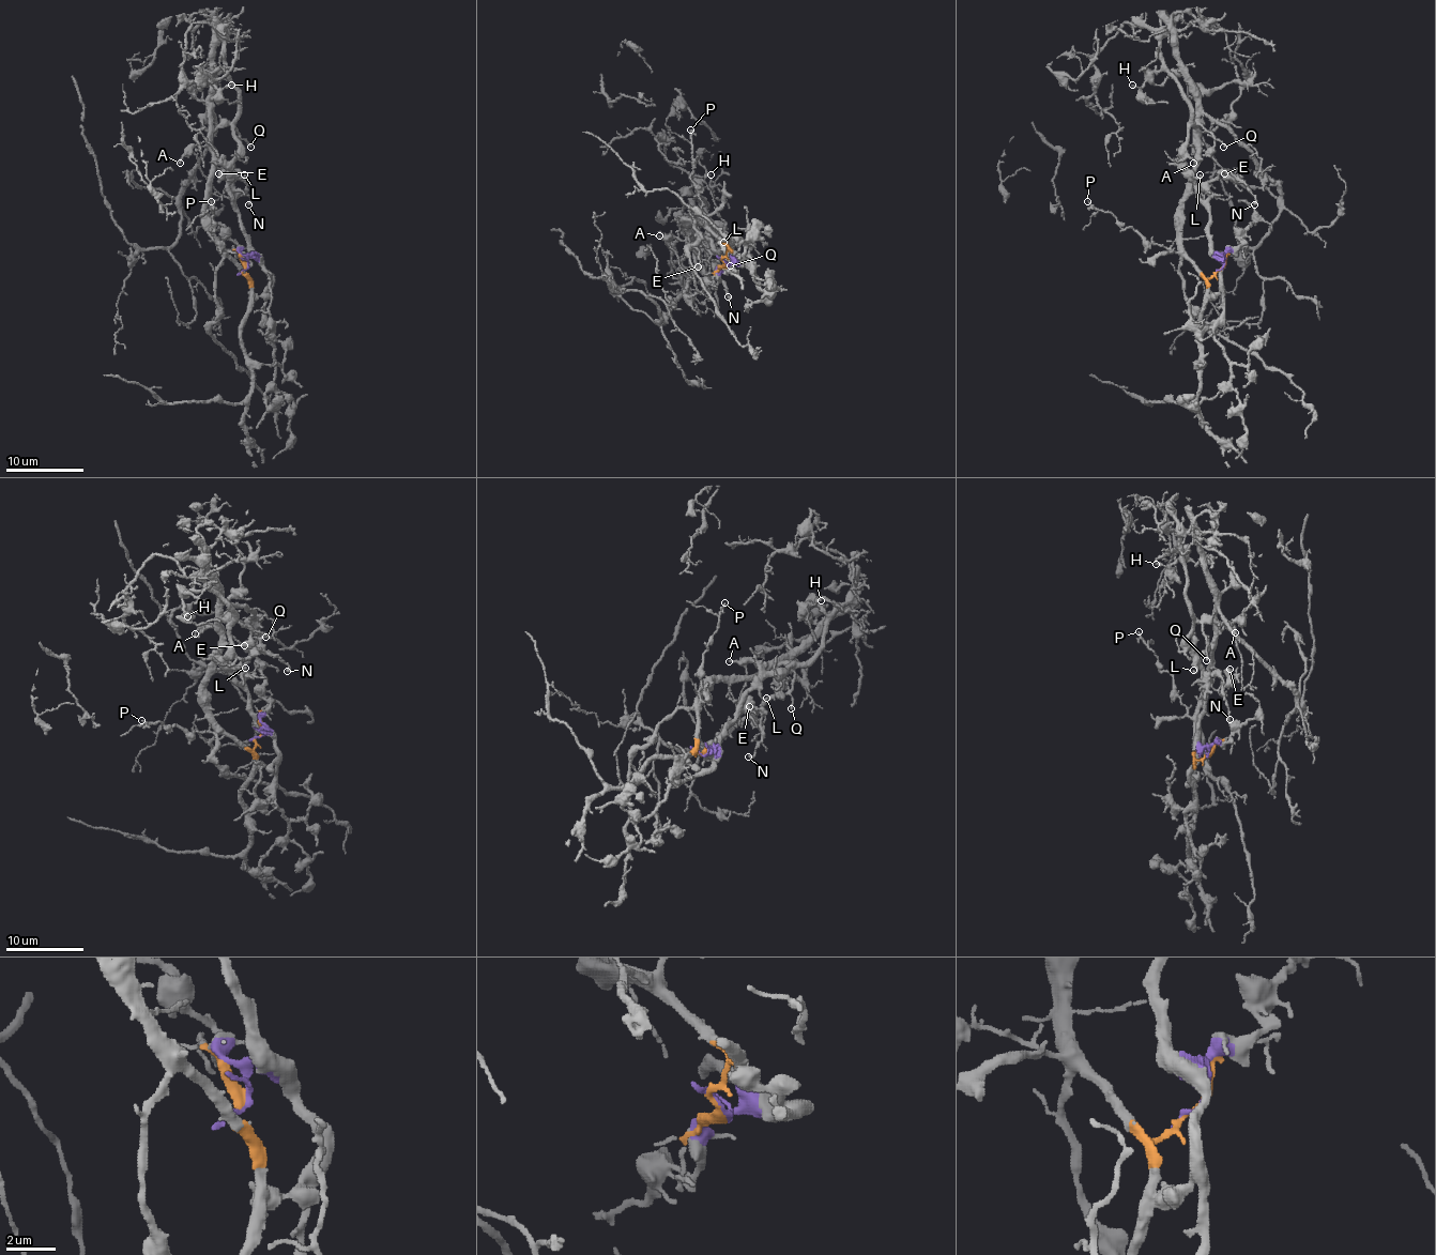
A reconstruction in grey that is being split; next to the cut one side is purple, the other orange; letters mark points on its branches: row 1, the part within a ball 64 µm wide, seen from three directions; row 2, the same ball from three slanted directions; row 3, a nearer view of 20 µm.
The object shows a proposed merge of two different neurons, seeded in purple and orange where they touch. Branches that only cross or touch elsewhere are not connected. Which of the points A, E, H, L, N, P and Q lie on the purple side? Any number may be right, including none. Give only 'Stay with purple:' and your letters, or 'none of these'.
Stay with purple: E, H, L, N, Q

